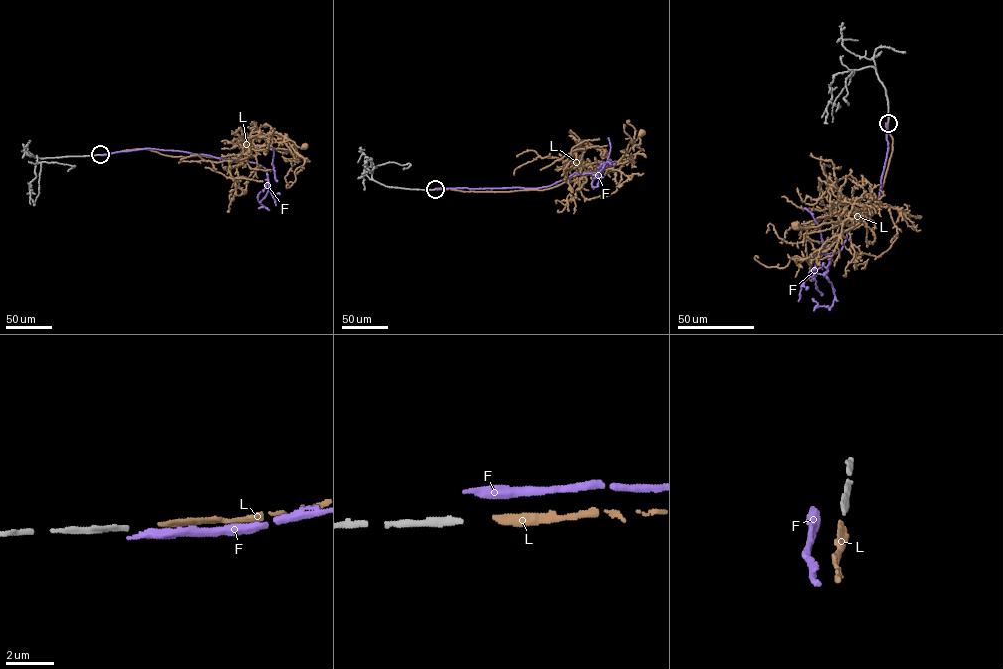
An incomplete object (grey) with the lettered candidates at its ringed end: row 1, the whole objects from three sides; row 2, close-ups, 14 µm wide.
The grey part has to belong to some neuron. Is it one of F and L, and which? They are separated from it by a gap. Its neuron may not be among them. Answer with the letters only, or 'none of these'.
L

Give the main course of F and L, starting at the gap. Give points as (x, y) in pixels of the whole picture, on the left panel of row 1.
F: (101, 155), (155, 149), (255, 162), (266, 170), (267, 180), (258, 196), (258, 200), (265, 207), (258, 208)
L: (102, 154), (147, 149), (170, 156), (240, 159), (275, 142), (290, 140), (298, 147), (304, 146)

